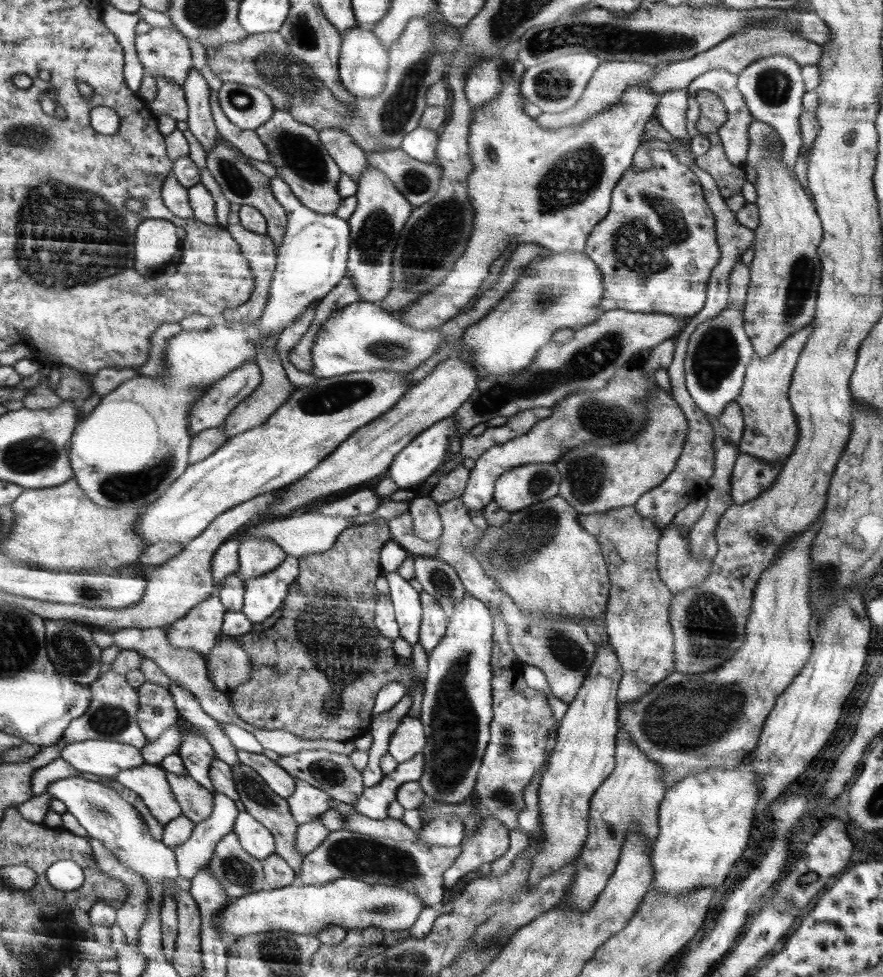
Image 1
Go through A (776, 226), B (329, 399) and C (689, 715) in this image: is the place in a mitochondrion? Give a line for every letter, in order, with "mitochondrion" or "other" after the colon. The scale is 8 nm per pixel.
A: other
B: mitochondrion
C: mitochondrion

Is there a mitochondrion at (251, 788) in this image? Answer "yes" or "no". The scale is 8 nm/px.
yes

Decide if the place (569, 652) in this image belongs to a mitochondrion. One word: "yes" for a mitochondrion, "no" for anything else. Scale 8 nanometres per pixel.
yes

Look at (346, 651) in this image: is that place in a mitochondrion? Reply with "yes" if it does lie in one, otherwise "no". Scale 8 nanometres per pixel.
yes

